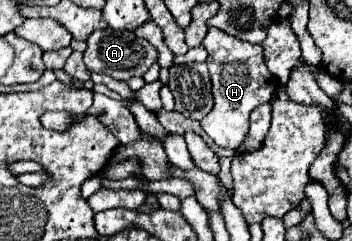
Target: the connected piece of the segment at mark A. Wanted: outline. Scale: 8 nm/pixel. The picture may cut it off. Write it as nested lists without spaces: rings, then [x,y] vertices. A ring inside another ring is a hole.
[[[110,28],[106,30],[96,30],[90,34],[90,38],[86,40],[88,48],[84,52],[84,62],[92,72],[100,72],[100,74],[108,74],[116,80],[130,80],[132,76],[144,76],[148,72],[148,68],[152,66],[152,62],[158,58],[158,52],[154,50],[152,44],[148,44],[146,40],[138,38],[134,32],[114,32]]]

